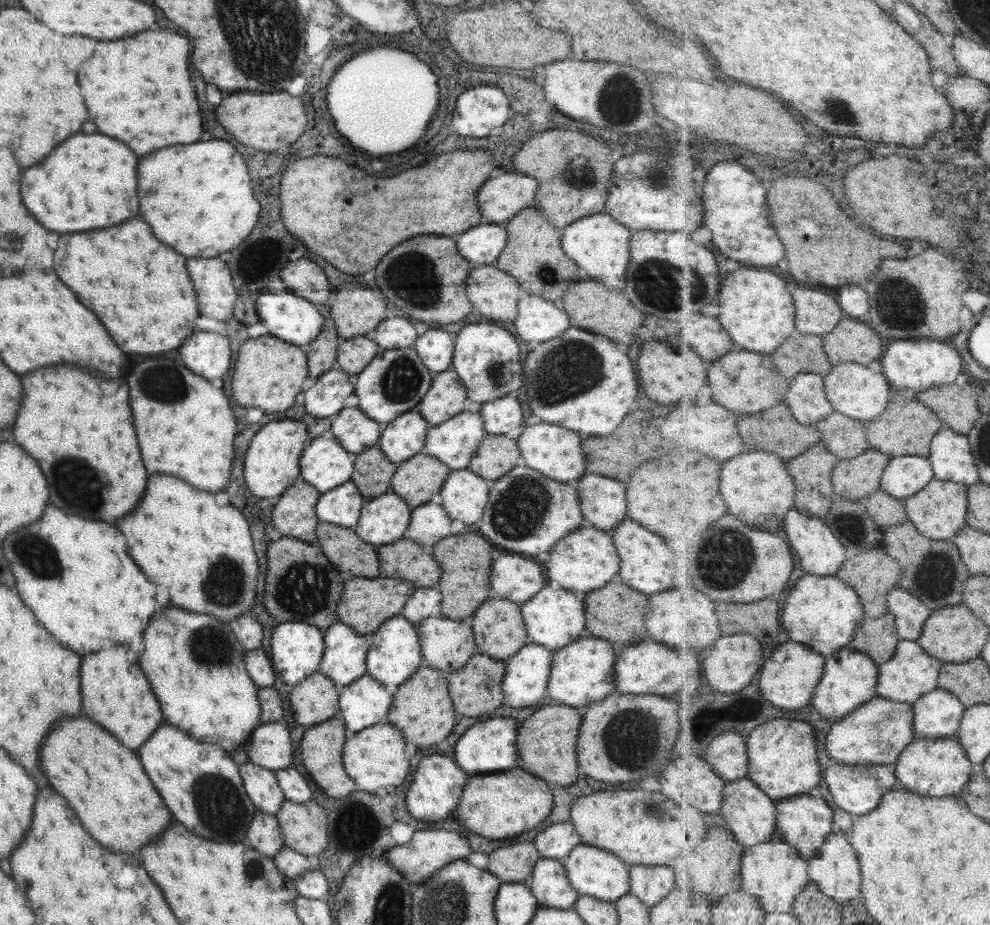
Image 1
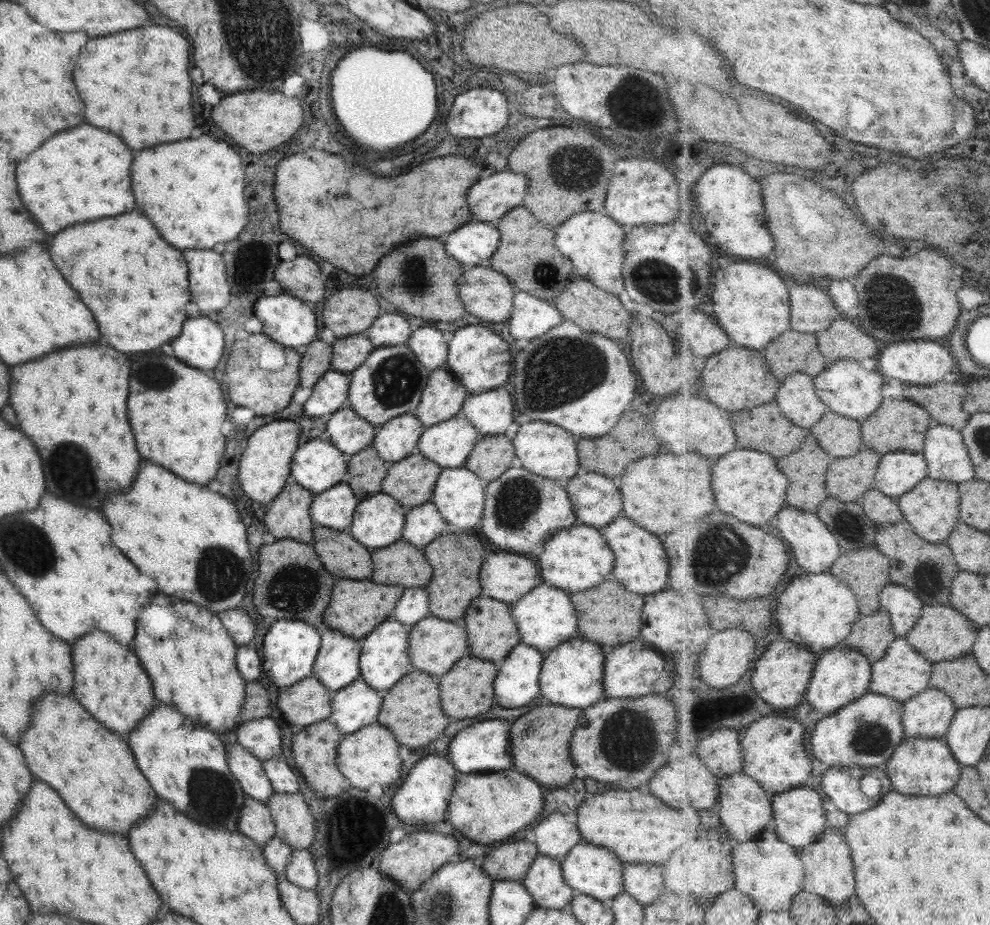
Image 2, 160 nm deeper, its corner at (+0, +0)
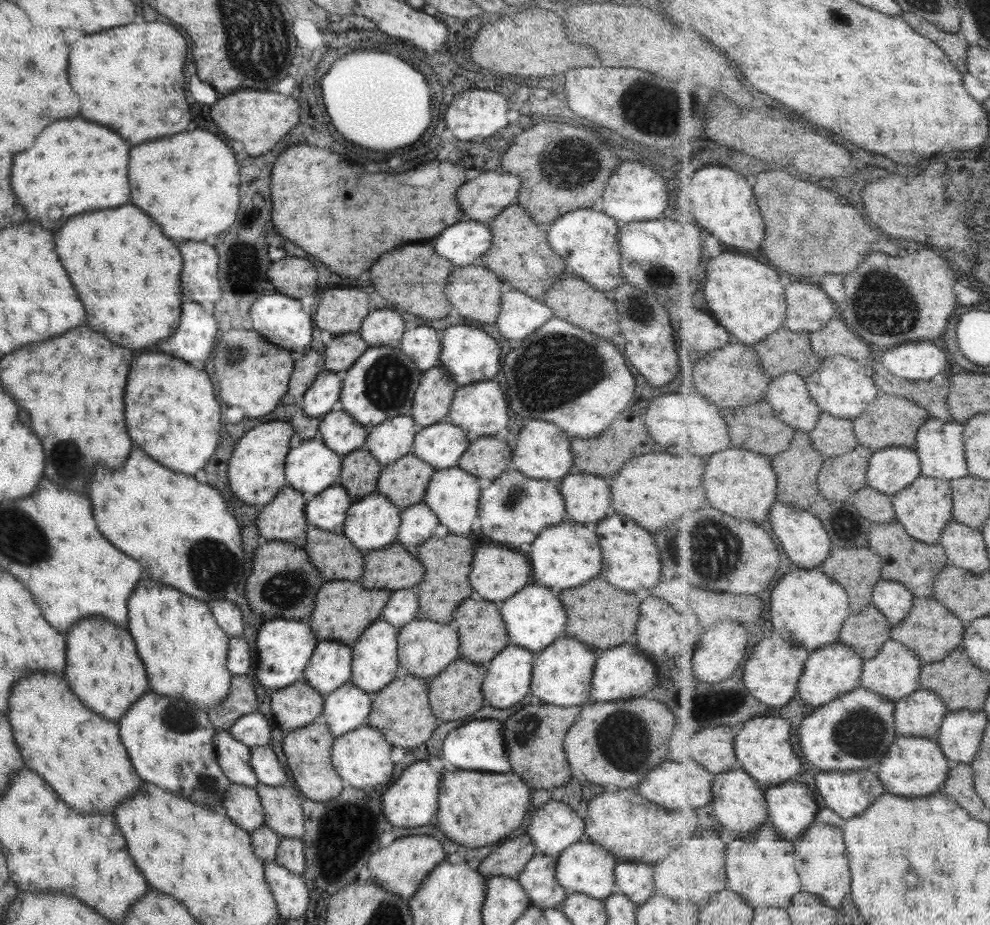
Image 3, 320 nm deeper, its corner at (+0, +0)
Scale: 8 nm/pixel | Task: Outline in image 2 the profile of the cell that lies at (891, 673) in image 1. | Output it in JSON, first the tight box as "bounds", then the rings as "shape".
{"bounds":[871,636,934,703],"shape":[[[897,636],[890,644],[888,653],[872,665],[871,692],[896,698],[903,703],[928,689],[931,675],[934,673],[934,663],[930,659],[925,658],[905,636]]]}

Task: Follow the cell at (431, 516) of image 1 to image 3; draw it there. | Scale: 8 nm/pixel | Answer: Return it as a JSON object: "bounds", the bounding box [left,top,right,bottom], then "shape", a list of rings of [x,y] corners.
{"bounds":[395,502,437,556],"shape":[[[419,502],[405,507],[400,511],[400,523],[395,542],[415,556],[417,545],[433,536],[432,532],[437,524],[437,517],[425,503]]]}

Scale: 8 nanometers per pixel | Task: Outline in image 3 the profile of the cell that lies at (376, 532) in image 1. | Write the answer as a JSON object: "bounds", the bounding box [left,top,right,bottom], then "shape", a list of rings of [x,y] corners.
{"bounds":[341,492,400,553],"shape":[[[377,492],[349,505],[341,534],[359,551],[366,553],[396,540],[400,509]]]}

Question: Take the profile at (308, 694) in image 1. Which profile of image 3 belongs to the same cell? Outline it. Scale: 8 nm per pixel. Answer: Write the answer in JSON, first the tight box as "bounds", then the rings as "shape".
{"bounds":[270,679,324,730],"shape":[[[300,679],[285,688],[271,691],[270,712],[273,714],[273,720],[279,730],[293,730],[293,728],[301,728],[301,726],[311,723],[315,716],[321,714],[323,699],[324,696],[313,690],[306,681]]]}

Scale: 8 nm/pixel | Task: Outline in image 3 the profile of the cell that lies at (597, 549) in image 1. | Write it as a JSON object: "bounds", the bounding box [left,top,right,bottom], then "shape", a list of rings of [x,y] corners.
{"bounds":[526,520,601,588],"shape":[[[562,520],[555,526],[540,530],[535,540],[531,542],[531,551],[526,555],[530,564],[533,584],[549,586],[549,588],[573,588],[589,578],[593,578],[601,568],[601,552],[595,540],[592,527]]]}

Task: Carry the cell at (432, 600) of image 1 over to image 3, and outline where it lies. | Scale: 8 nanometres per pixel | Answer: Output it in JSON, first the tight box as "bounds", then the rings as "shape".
{"bounds":[379,588,418,629],"shape":[[[412,588],[390,591],[379,618],[397,629],[407,624],[411,619],[417,618],[418,602],[414,590]]]}

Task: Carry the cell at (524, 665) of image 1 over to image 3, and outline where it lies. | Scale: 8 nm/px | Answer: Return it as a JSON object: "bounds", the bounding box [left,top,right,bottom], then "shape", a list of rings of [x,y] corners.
{"bounds":[481,644,533,708],"shape":[[[508,644],[491,659],[481,684],[486,708],[509,708],[529,692],[533,656],[529,650]]]}

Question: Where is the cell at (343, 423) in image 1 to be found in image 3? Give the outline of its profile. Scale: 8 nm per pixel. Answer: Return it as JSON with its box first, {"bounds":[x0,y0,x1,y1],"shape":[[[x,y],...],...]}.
{"bounds":[317,411,368,455],"shape":[[[329,411],[318,424],[317,437],[329,450],[344,455],[362,448],[368,431],[345,411]]]}

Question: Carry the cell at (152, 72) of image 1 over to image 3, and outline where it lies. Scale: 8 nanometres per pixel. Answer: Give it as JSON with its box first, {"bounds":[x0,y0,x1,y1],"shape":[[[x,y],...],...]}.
{"bounds":[67,22,189,144],"shape":[[[159,22],[125,24],[87,34],[71,46],[67,66],[69,86],[79,96],[79,114],[115,130],[129,144],[185,130],[189,122],[181,74],[185,54],[185,38]]]}

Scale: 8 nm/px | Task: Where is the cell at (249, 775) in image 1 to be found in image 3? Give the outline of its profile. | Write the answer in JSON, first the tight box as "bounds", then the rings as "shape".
{"bounds":[212,730,257,788],"shape":[[[228,730],[215,731],[212,736],[216,763],[230,783],[257,788],[257,779],[249,766],[250,748],[237,742]]]}

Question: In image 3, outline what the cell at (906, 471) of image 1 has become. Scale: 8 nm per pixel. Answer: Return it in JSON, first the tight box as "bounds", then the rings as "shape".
{"bounds":[867,449,922,495],"shape":[[[881,449],[873,452],[867,476],[869,487],[894,495],[913,485],[922,476],[922,461],[914,449]]]}

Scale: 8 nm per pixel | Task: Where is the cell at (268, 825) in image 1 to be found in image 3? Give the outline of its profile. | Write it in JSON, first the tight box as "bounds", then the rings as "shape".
{"bounds":[222,783,263,833],"shape":[[[230,783],[222,795],[224,814],[240,829],[248,833],[263,825],[263,811],[255,789]]]}

